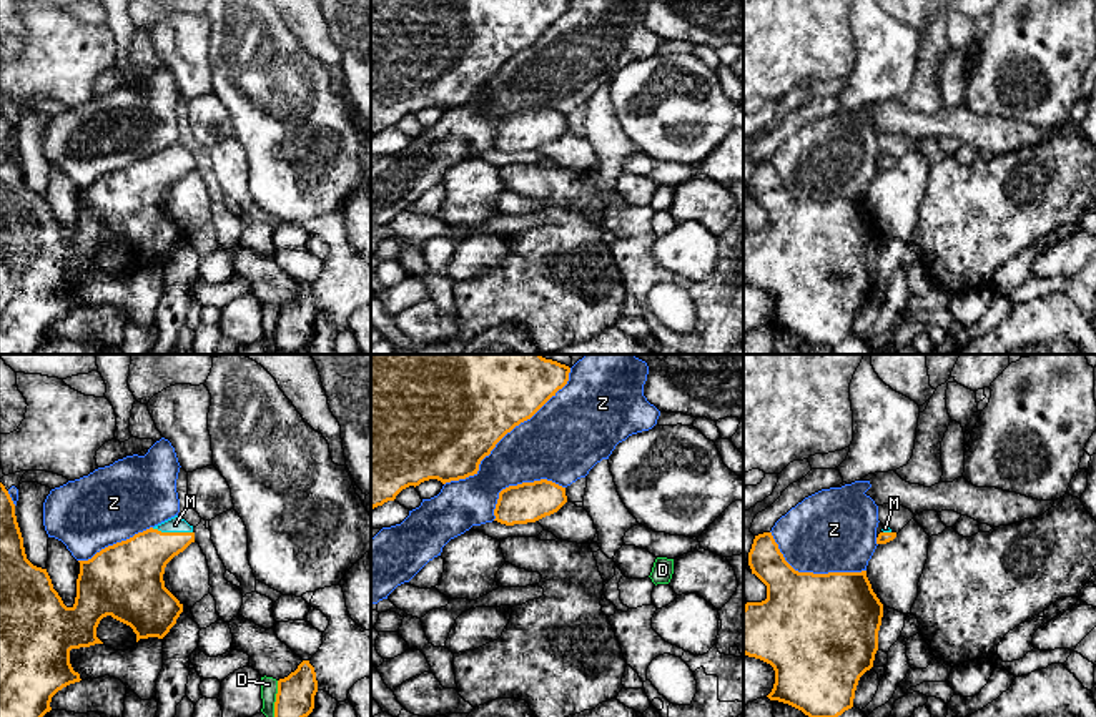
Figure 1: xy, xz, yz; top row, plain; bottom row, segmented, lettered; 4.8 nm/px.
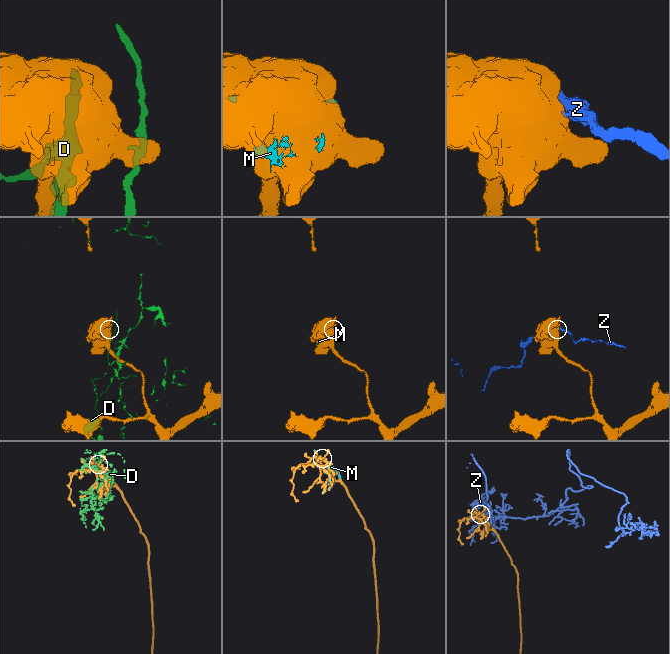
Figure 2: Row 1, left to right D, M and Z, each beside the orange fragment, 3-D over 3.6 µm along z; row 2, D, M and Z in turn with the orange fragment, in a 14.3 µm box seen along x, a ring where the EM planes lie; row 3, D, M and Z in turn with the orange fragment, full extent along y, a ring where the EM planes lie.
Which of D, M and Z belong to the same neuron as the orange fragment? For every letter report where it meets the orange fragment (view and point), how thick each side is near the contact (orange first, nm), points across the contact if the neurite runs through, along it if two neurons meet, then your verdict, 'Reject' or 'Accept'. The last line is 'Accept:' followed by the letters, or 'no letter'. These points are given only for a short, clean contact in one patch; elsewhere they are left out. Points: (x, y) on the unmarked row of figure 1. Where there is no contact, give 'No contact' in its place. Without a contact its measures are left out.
D: Touches orange at xy (275, 330). Thickness 190 nm (orange) against 80 nm. Reject
M: Touches orange at xy (172, 160). Thickness 280 nm (orange) against 80 nm. Accept
Z: Touches orange at xz (506, 60). Thickness 460 nm (orange) against 360 nm. Reject
Accept: M

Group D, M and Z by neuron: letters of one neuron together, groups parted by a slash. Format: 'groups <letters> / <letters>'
groups D / M / Z

